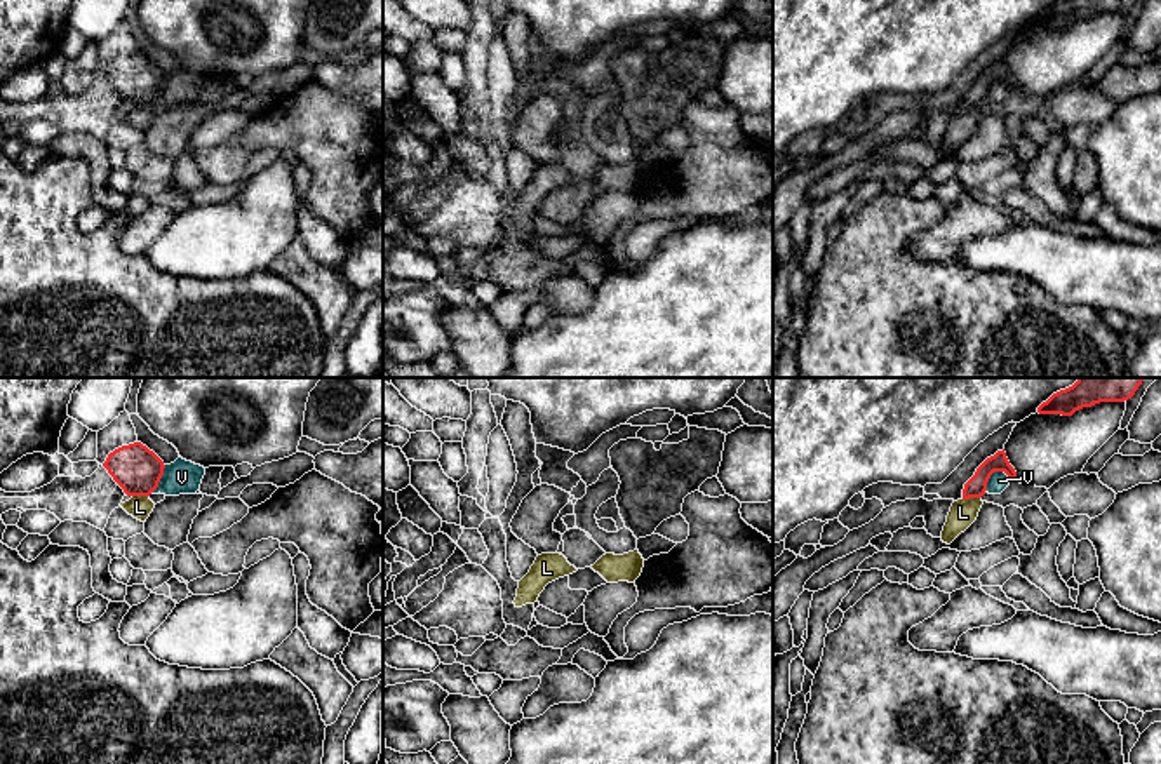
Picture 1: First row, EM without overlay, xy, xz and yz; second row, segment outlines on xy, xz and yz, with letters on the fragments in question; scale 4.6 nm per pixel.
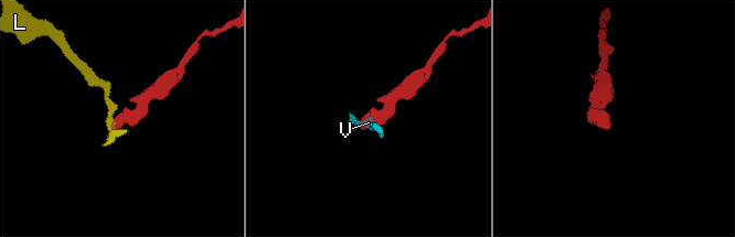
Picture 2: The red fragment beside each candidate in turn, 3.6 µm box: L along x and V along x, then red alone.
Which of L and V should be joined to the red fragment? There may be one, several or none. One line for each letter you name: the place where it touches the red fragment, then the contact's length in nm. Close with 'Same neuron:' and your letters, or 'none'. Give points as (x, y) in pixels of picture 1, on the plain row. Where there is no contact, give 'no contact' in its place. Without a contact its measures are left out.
Same neuron: none

